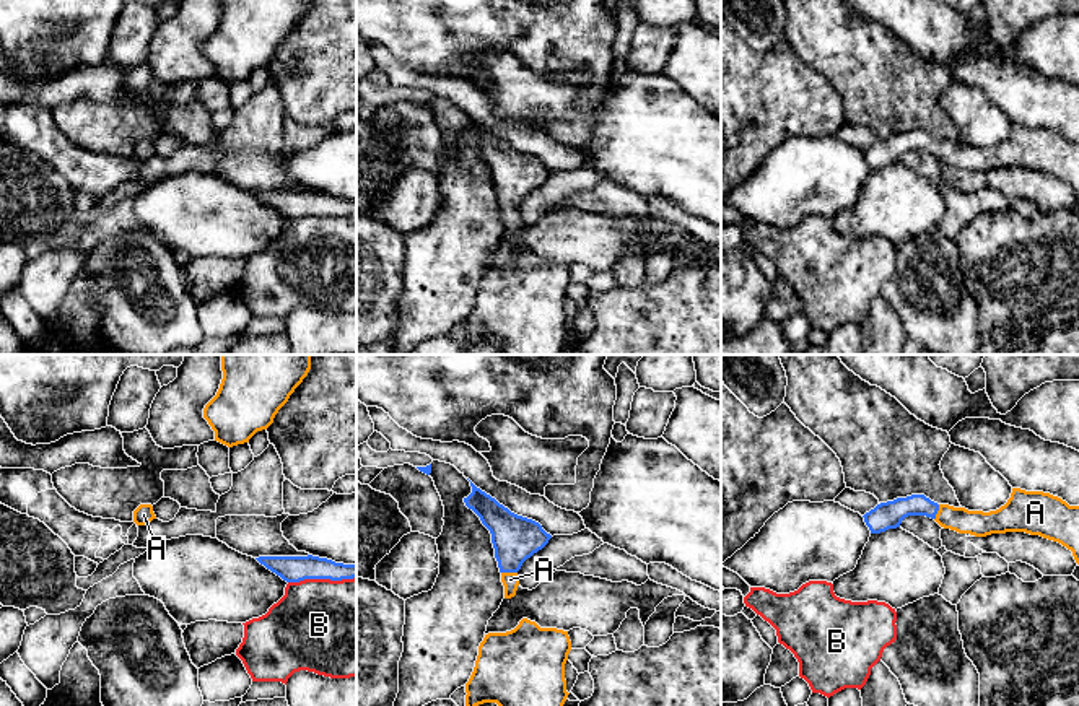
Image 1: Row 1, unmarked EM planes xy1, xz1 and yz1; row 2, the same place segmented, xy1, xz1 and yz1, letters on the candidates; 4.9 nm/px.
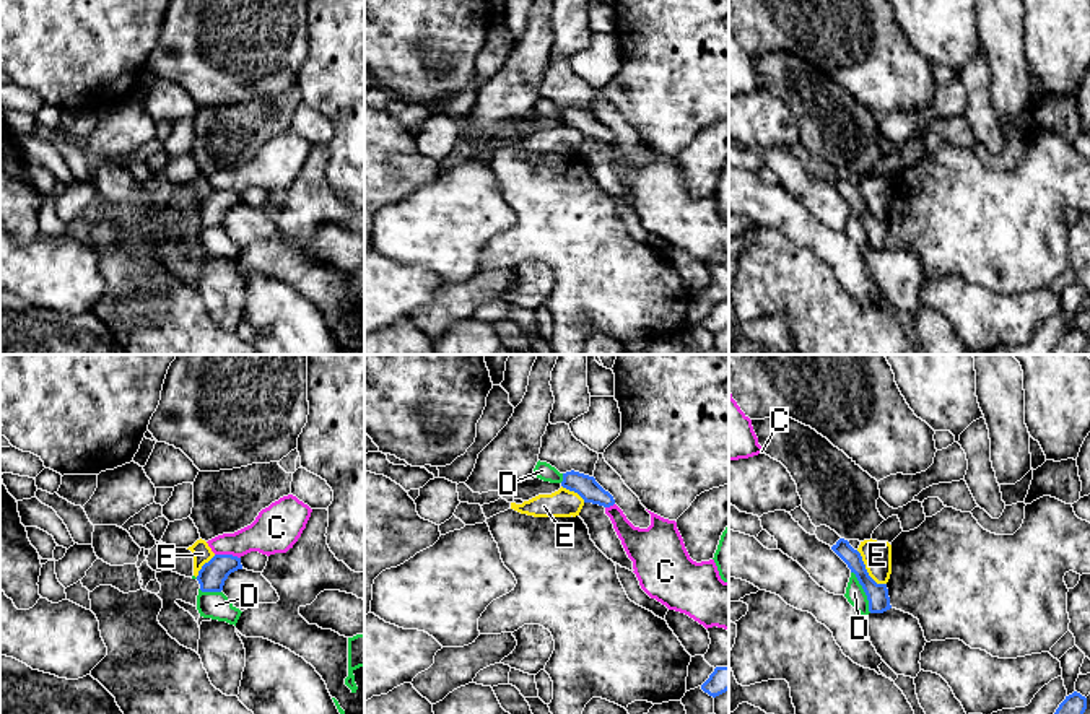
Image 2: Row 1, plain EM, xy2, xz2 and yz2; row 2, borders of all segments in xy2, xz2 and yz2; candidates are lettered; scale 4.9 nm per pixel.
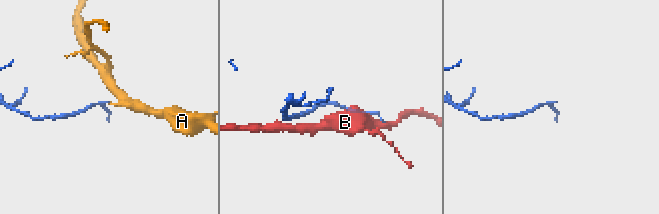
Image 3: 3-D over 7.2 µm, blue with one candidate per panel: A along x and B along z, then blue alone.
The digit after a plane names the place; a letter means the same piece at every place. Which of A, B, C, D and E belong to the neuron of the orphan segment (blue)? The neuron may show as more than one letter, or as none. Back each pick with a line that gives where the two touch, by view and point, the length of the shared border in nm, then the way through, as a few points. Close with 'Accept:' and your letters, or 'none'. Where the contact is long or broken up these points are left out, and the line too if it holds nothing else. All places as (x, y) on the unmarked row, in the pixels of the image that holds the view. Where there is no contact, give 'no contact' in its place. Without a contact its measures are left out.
A: meets blue in xz1 at (510, 207); contact 80 nm long; runs through xz1 (515, 174), (510, 187), (510, 207), (510, 215)
Accept: A

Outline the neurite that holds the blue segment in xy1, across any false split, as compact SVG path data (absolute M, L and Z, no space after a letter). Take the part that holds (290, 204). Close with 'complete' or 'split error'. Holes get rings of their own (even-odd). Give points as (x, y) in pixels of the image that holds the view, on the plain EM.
M312 190L259 192L256 195L286 218L299 218L304 215L342 216L356 213L356 200L335 198Z | complete

